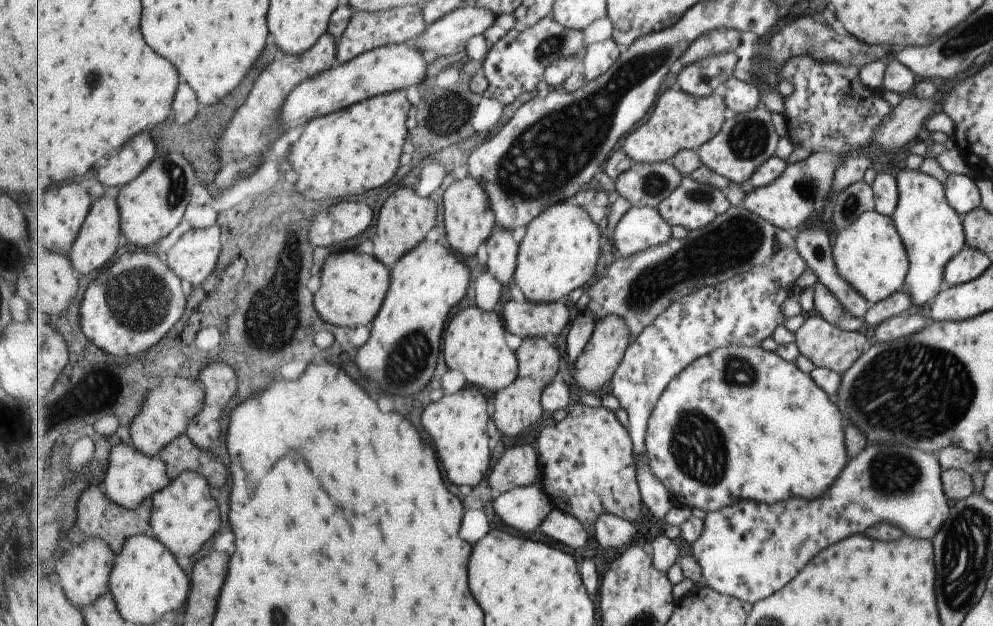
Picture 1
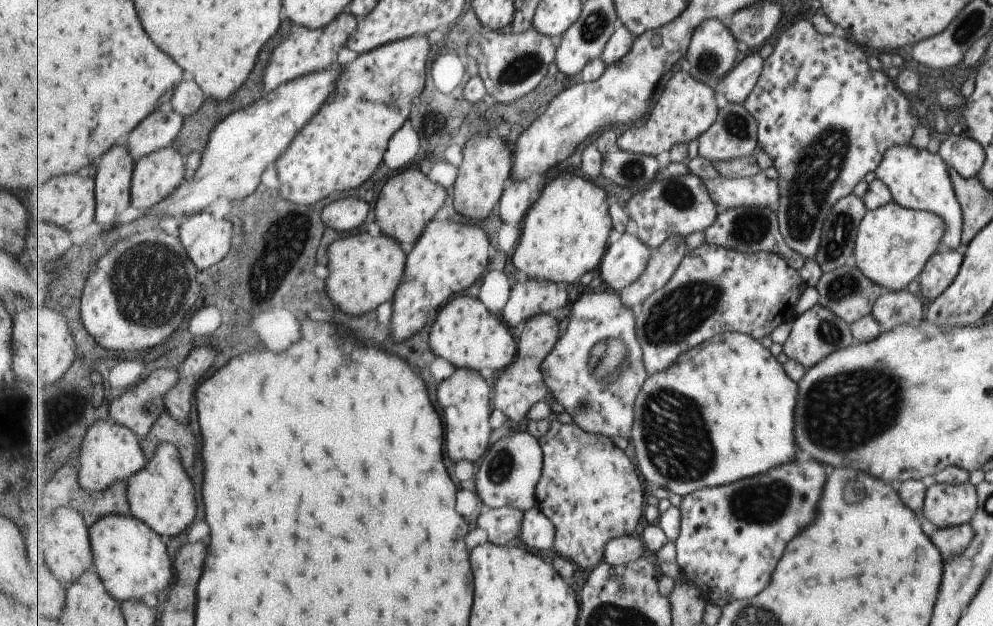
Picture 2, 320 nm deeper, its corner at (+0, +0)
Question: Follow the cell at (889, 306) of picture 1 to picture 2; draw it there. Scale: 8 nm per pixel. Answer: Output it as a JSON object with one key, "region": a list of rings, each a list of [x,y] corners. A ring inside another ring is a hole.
{"region":[[[887,291],[877,297],[872,306],[870,315],[880,326],[881,332],[891,330],[897,325],[917,326],[923,318],[923,308],[921,302],[915,297],[915,294],[907,291]]]}

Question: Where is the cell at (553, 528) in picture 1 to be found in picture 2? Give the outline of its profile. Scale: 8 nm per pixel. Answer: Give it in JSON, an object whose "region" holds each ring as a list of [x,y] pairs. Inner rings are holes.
{"region":[[[539,506],[524,512],[520,540],[535,550],[552,550],[556,539],[554,522]]]}

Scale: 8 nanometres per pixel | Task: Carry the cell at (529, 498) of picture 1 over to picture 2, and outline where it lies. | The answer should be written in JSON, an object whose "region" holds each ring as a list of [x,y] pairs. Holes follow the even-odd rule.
{"region":[[[513,507],[484,508],[479,516],[479,528],[487,531],[489,543],[505,546],[520,536],[524,512]]]}

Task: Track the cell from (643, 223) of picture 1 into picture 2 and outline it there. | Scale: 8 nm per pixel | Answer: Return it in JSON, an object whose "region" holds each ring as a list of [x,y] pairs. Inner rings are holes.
{"region":[[[629,234],[620,235],[620,237],[611,245],[606,252],[606,256],[602,258],[602,264],[599,266],[598,275],[601,280],[605,281],[617,293],[622,292],[628,286],[631,286],[645,272],[652,255],[652,248],[645,244],[637,236],[629,236]]]}

